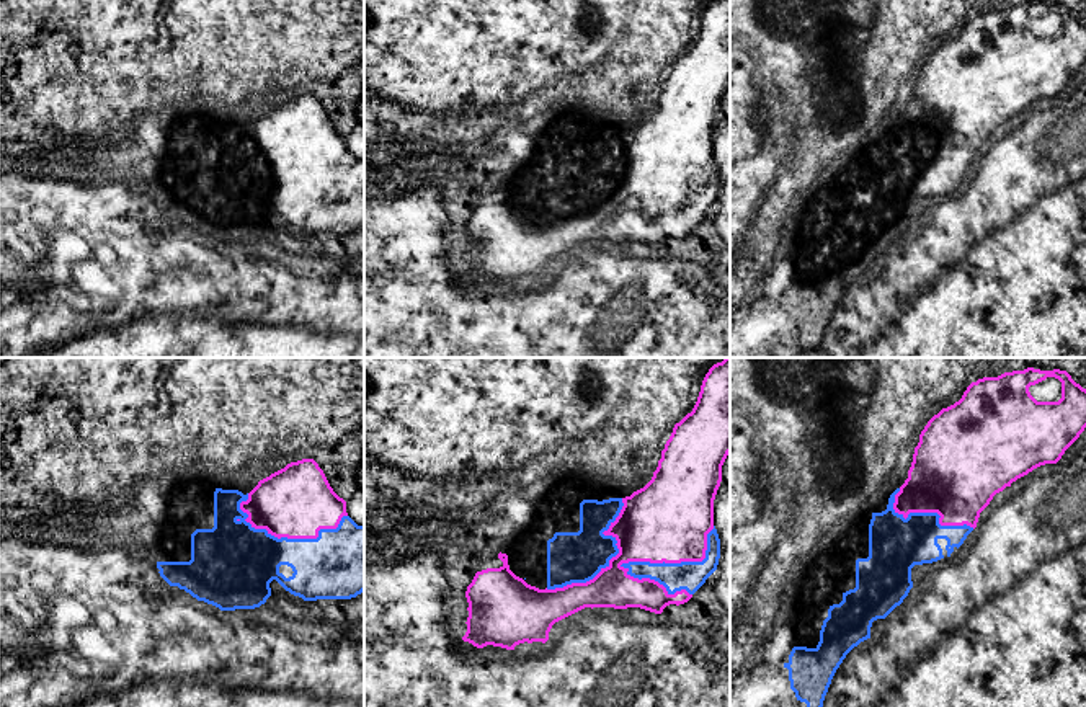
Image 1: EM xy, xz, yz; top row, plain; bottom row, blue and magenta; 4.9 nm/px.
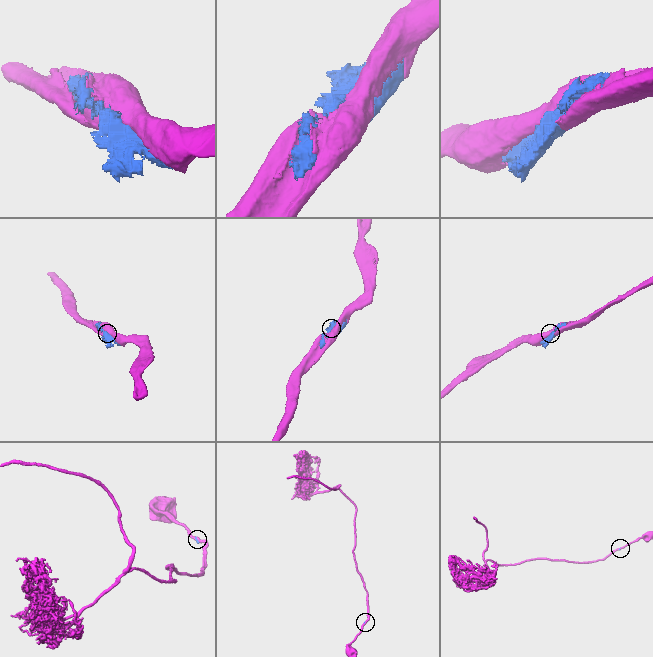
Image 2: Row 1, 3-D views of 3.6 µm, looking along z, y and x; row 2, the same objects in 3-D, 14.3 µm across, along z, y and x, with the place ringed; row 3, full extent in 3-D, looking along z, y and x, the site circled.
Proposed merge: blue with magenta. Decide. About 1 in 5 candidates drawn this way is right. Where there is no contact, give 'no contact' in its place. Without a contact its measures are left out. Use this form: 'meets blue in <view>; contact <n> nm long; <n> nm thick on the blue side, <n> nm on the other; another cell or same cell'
meets blue in xz; contact 500 nm long; 140 nm thick on the blue side, 400 nm on the other; another cell

